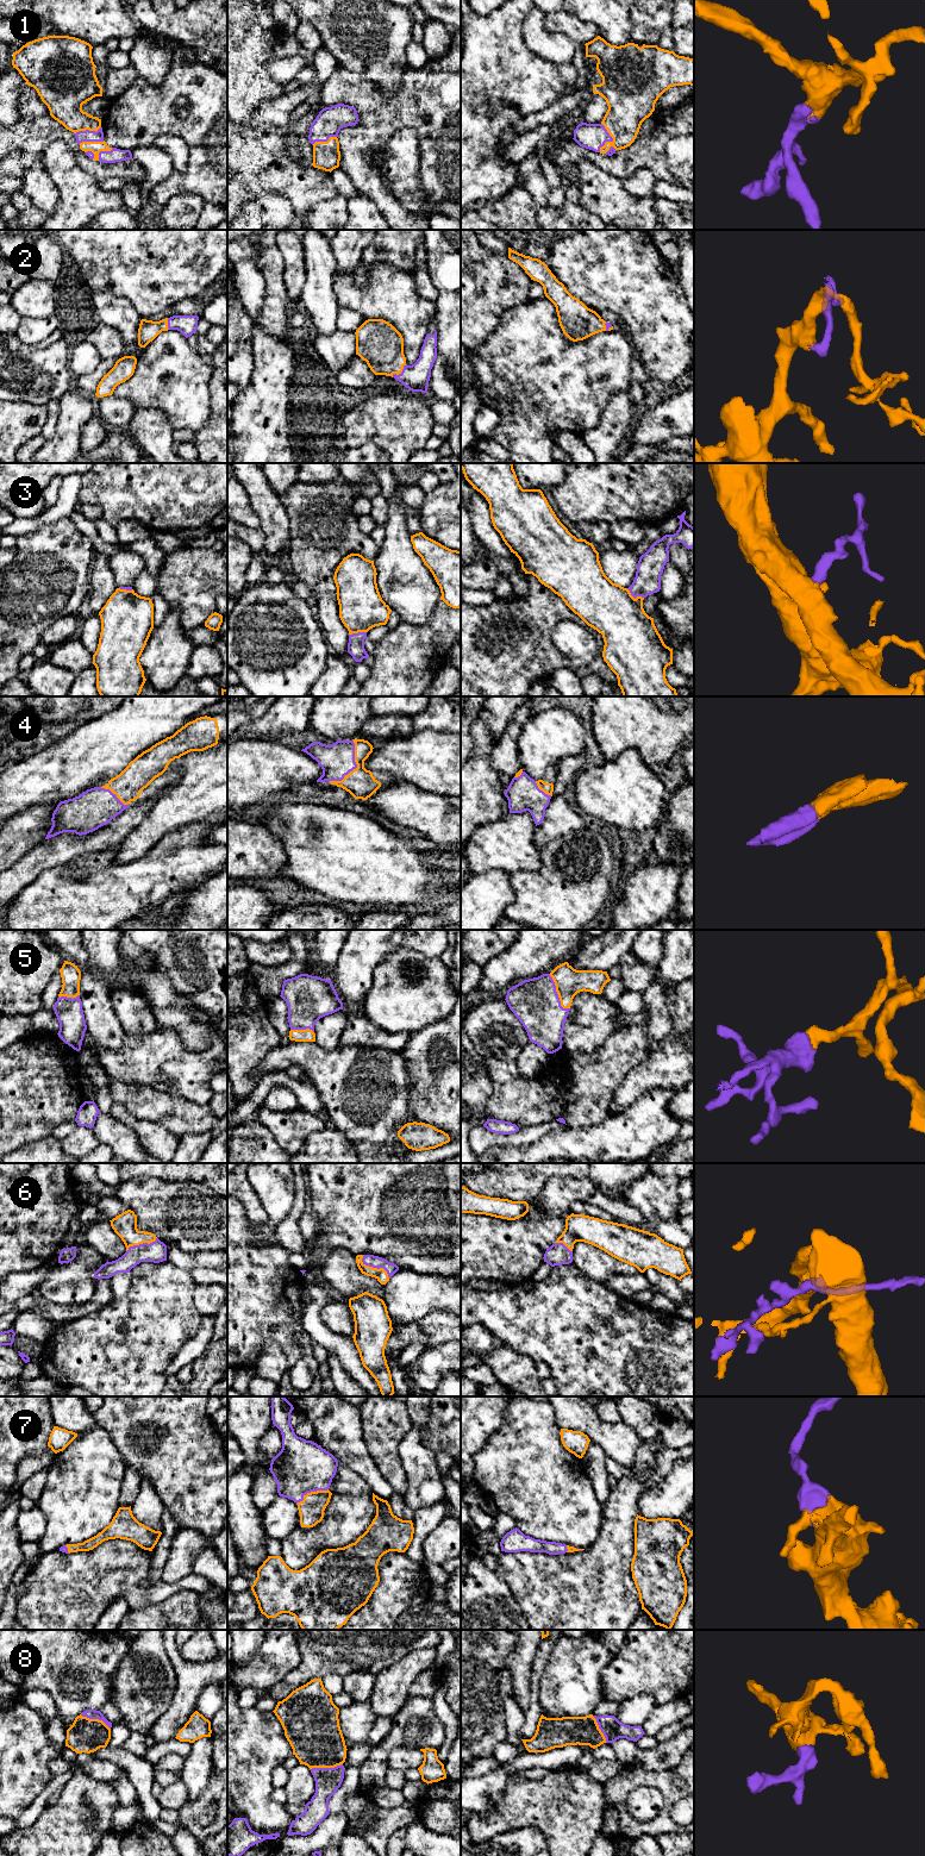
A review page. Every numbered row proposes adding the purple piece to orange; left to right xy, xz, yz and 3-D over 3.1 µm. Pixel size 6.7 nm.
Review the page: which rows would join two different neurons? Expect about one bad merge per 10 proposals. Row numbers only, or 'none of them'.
none of them

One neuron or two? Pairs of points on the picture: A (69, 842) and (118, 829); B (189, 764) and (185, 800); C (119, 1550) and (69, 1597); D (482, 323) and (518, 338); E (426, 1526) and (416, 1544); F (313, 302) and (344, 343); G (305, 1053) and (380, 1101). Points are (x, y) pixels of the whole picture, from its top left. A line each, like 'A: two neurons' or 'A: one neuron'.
A: one neuron
B: one neuron
C: one neuron
D: two neurons
E: one neuron
F: two neurons
G: one neuron

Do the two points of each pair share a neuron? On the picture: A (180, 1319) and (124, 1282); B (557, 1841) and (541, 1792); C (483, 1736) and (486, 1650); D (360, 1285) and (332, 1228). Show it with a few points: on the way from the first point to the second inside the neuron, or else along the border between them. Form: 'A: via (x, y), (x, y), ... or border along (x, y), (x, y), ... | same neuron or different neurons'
A: border along (130, 1273), (129, 1291), (114, 1298) | different neurons
B: via (557, 1829), (557, 1811), (552, 1804) | same neuron
C: via (483, 1714), (483, 1672) | same neuron
D: border along (355, 1256), (345, 1249), (331, 1249), (320, 1267) | different neurons

